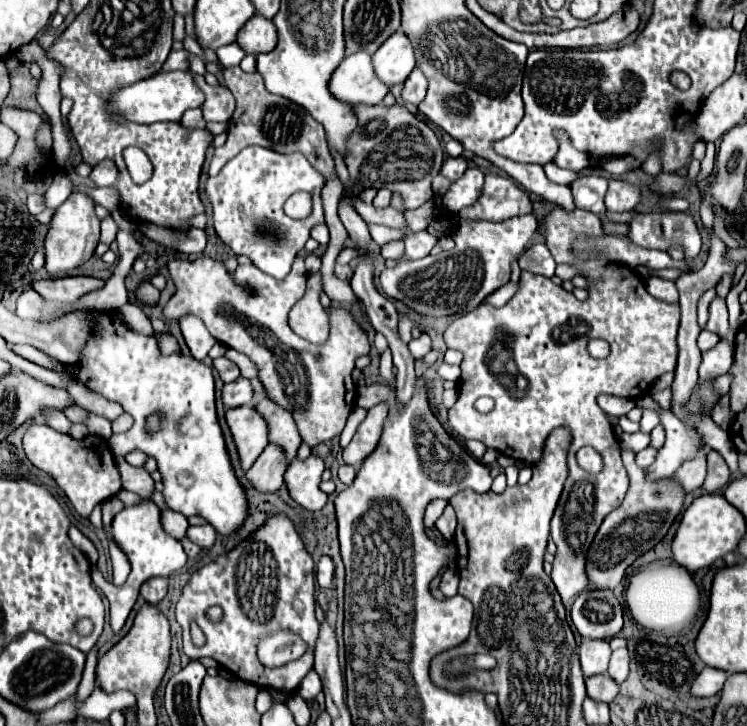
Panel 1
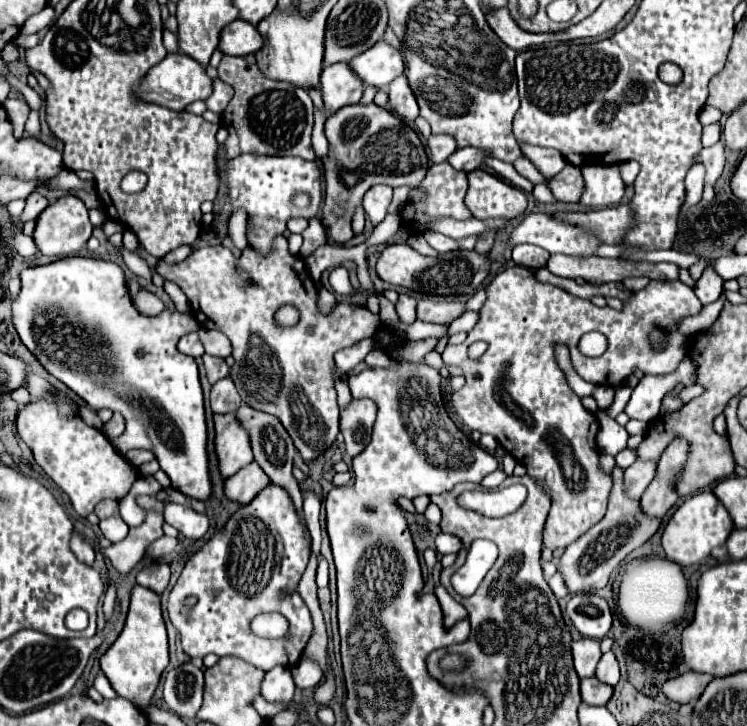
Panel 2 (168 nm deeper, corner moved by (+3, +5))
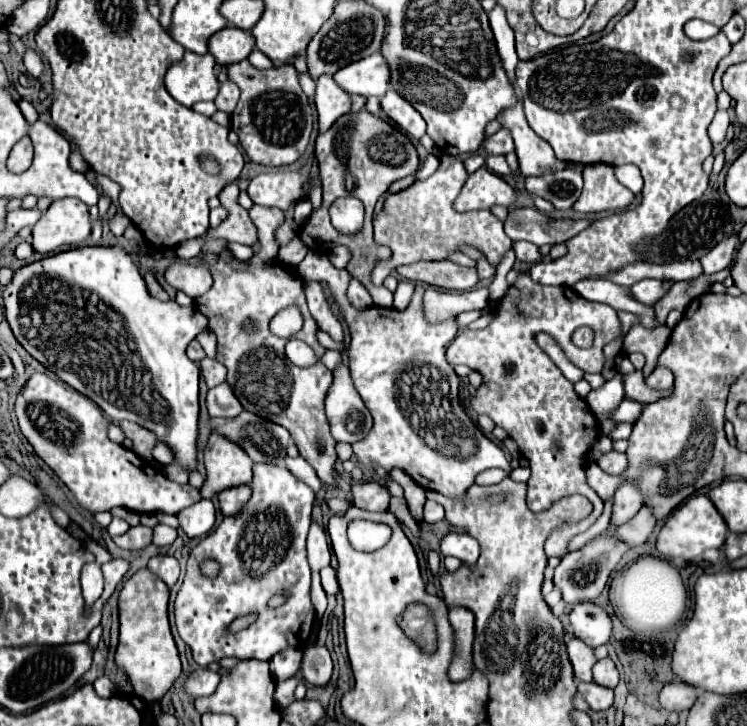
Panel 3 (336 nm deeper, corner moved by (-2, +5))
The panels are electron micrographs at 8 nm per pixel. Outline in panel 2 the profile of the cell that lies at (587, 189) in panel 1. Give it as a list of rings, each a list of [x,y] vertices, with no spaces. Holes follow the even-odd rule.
[[[568,163],[556,177],[550,179],[550,191],[558,201],[578,203],[584,193],[584,179],[580,169]]]

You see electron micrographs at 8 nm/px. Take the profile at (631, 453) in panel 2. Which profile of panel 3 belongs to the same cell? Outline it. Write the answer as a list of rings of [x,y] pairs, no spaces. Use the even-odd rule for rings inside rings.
[[[609,451],[609,453],[601,455],[595,463],[597,463],[603,471],[607,471],[607,473],[611,473],[611,475],[619,475],[619,473],[623,473],[623,469],[627,467],[627,457],[625,457],[625,453]]]

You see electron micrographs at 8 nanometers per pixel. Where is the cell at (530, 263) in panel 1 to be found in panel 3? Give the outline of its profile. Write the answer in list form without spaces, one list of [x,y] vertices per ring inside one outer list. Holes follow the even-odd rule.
[[[517,241],[513,243],[513,251],[517,261],[525,261],[525,263],[539,263],[543,257],[539,253],[539,247],[533,243],[525,243],[525,241]]]

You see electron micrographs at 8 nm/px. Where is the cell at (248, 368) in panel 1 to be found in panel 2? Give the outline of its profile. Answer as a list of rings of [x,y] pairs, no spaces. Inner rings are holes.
[[[200,329],[200,341],[204,343],[204,349],[208,355],[216,355],[216,357],[232,355],[232,345],[230,345],[228,337],[224,337],[224,333],[220,333],[220,331]]]

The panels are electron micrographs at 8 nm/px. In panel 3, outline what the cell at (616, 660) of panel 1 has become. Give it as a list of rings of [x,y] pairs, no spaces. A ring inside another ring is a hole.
[[[605,657],[605,659],[601,659],[601,661],[595,663],[595,667],[593,667],[593,681],[597,685],[609,687],[609,689],[615,689],[617,687],[619,673],[617,673],[615,663],[609,657]]]

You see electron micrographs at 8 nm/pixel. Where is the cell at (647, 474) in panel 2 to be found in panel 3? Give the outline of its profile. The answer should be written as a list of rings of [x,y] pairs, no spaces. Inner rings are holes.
[[[625,481],[615,497],[613,497],[613,511],[611,511],[611,525],[619,527],[623,523],[627,523],[629,519],[633,519],[637,515],[637,511],[643,507],[641,505],[641,493],[639,489],[635,487],[635,483],[631,481]]]

